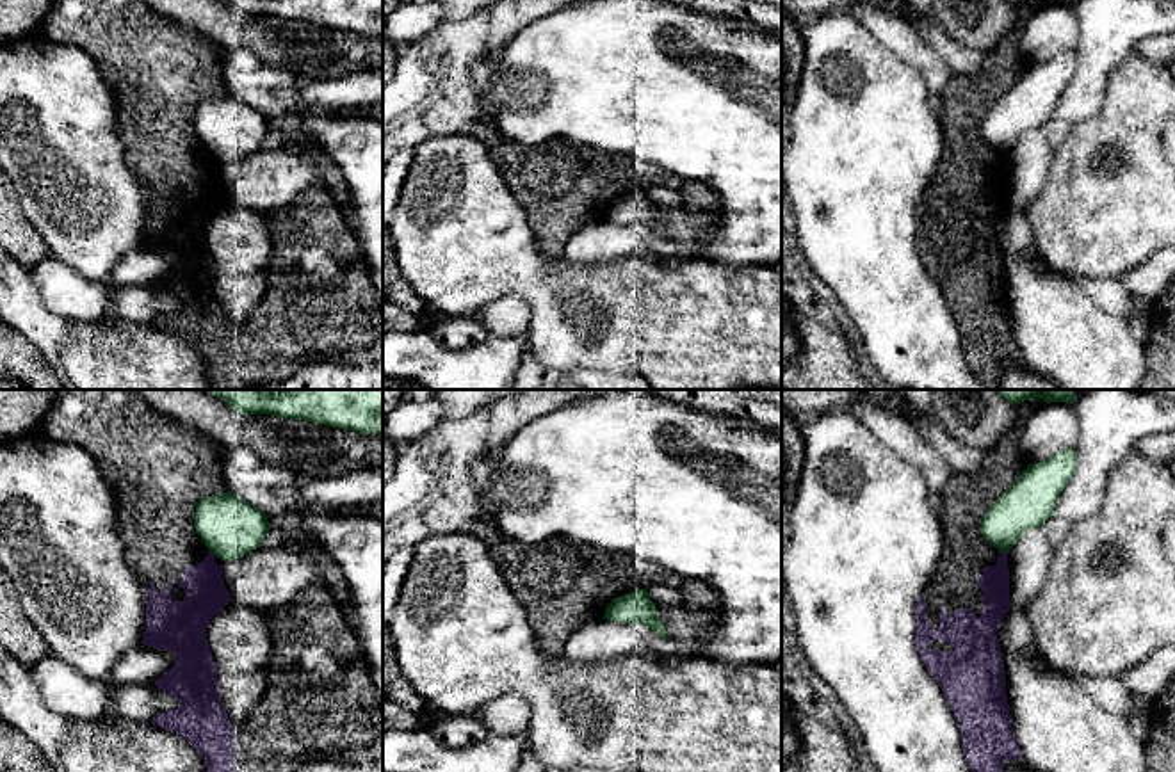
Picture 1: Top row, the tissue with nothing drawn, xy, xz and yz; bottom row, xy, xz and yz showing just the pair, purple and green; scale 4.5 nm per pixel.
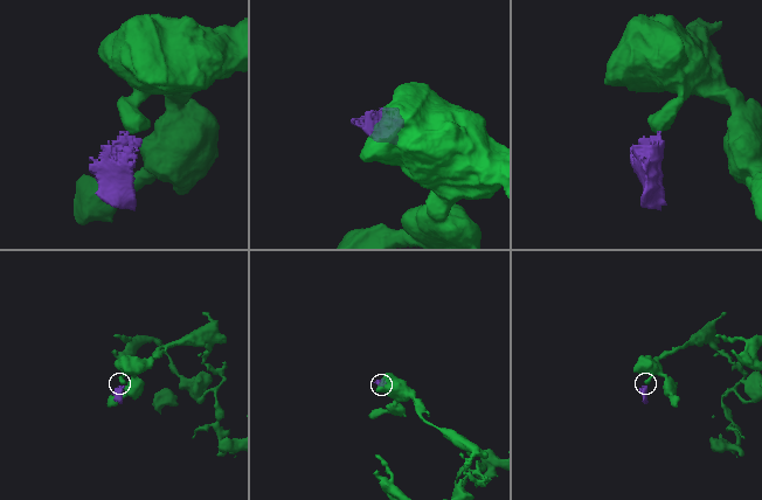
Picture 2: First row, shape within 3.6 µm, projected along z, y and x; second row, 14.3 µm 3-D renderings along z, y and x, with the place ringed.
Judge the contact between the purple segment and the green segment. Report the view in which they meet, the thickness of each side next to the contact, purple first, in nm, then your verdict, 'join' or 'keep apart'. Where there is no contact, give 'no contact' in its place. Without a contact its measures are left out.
yz | 130/220 nm | keep apart

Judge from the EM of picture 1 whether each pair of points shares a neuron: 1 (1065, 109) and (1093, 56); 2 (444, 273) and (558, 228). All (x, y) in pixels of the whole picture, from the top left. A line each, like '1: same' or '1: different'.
1: same
2: different

